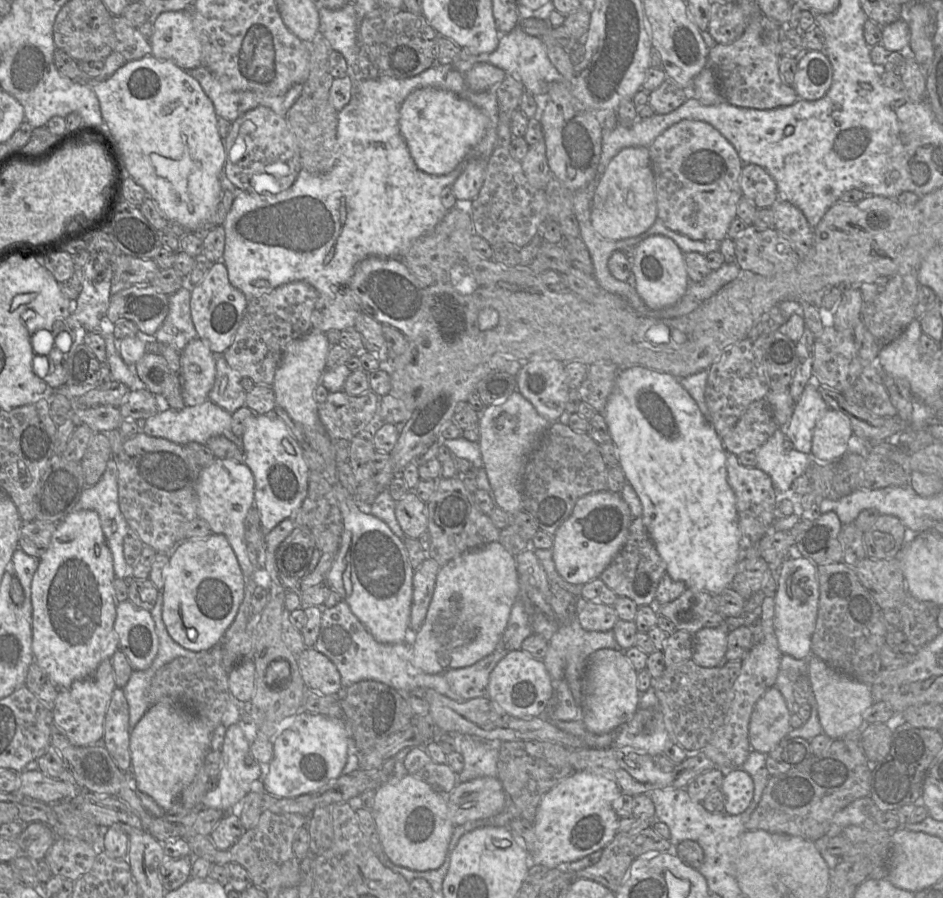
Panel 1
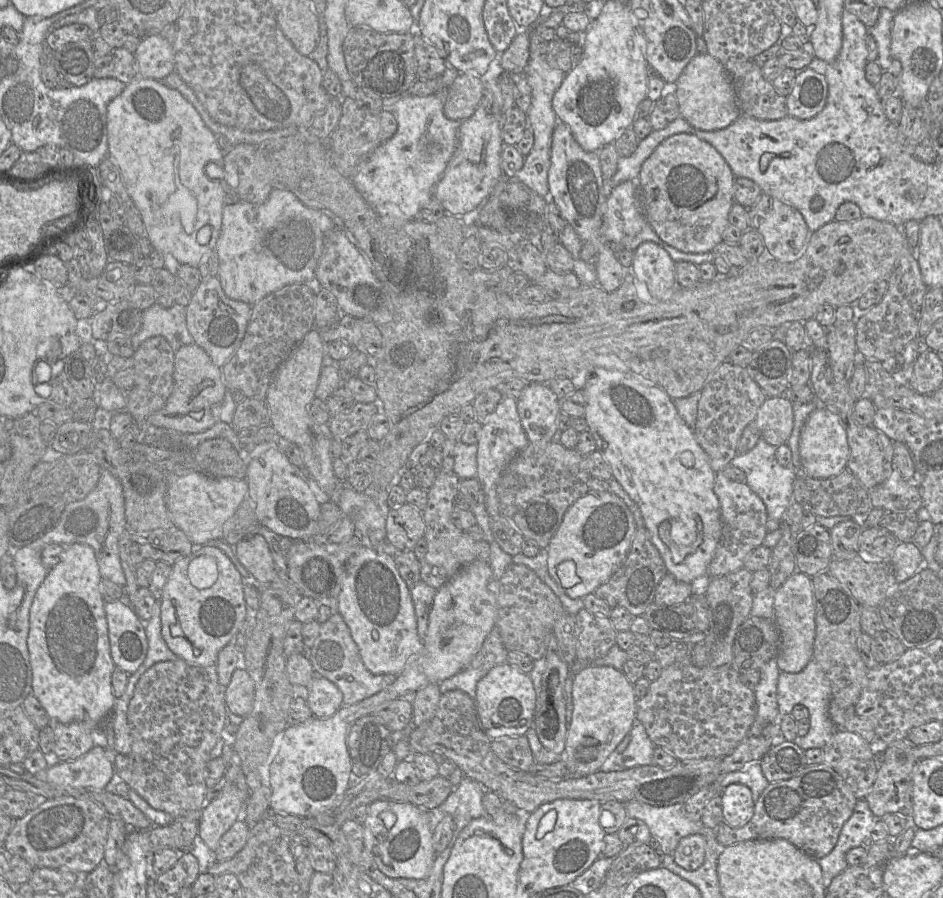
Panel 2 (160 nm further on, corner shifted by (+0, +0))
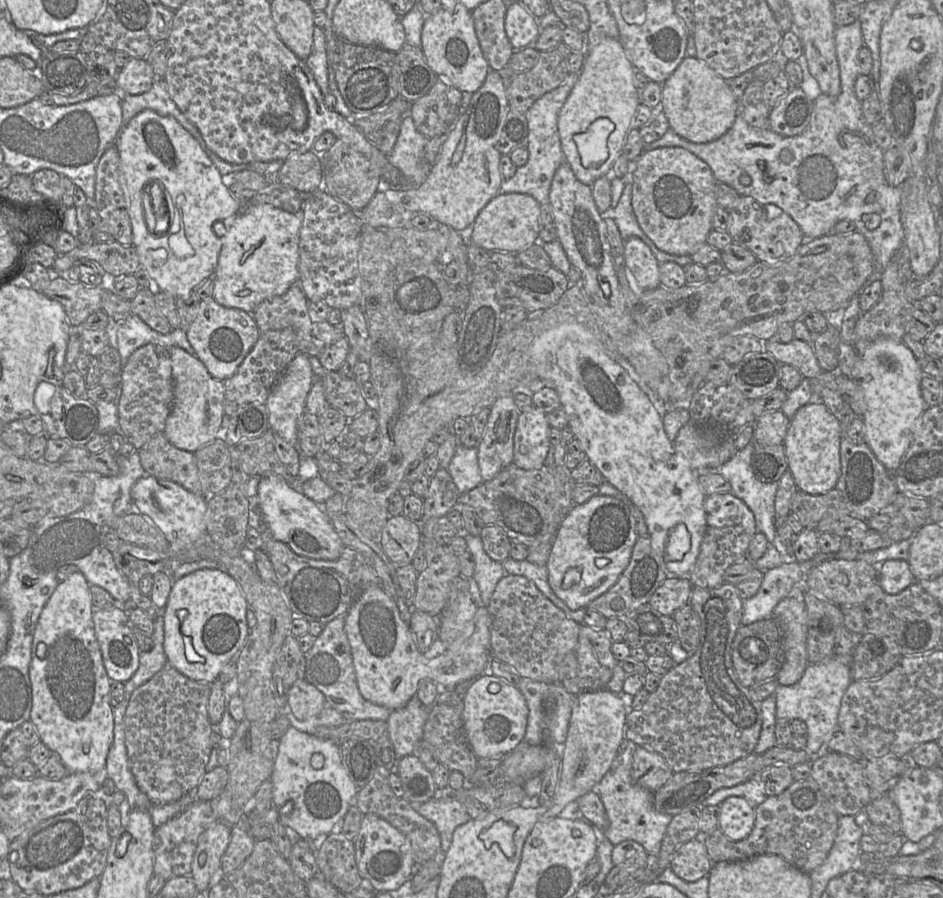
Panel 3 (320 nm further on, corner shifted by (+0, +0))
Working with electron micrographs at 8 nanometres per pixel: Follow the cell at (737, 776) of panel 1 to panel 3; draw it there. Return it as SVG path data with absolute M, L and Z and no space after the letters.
M731 796L720 804L719 828L733 841L745 839L753 829L755 808L742 797Z

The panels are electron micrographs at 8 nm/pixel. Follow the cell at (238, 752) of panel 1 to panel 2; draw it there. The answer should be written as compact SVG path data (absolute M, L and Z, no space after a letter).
M225 782L216 797L206 802L199 818L199 837L215 851L222 835L239 819L244 821L244 808L249 788L241 789L234 782Z

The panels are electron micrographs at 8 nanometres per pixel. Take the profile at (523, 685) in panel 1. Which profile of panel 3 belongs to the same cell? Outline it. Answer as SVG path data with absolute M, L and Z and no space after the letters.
M485 672L472 681L462 697L464 729L478 759L508 754L523 742L528 707L523 694L516 686Z

